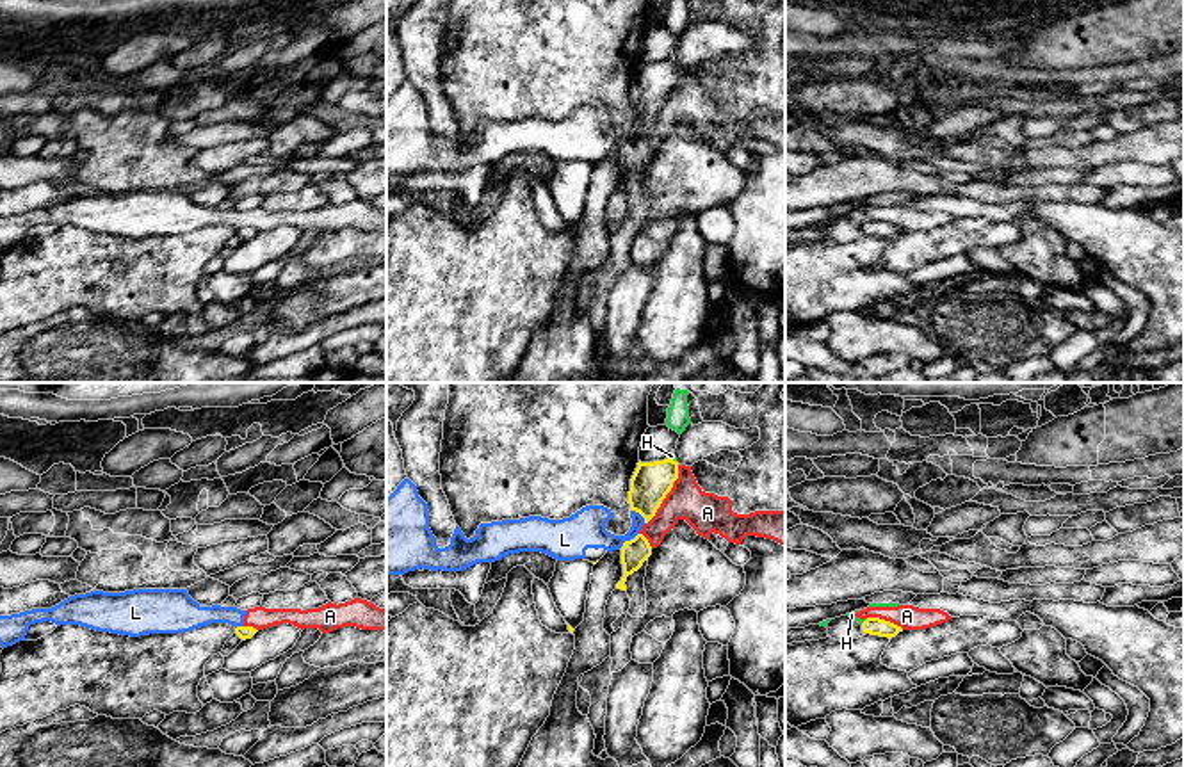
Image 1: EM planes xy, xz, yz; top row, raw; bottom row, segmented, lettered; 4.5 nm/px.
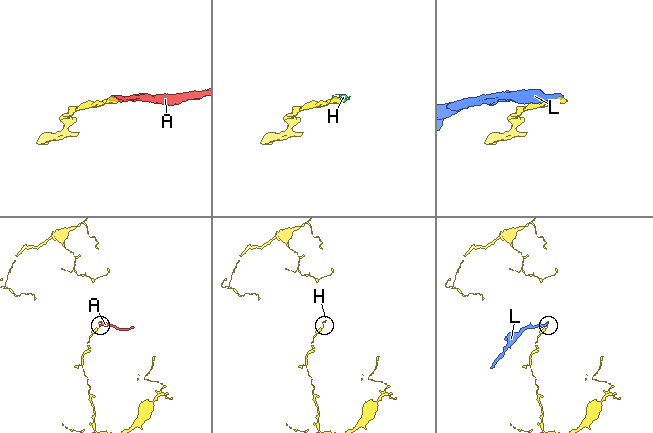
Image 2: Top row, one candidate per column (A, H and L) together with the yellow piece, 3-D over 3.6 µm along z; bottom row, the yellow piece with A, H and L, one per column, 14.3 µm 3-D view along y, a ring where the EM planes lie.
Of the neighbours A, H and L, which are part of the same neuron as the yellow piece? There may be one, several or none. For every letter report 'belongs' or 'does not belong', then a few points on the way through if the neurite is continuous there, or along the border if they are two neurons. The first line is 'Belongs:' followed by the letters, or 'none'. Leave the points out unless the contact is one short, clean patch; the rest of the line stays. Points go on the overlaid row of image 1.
Belongs: none
A: does not belong; border xz (679, 465), (679, 476), (672, 490), (645, 524)
H: does not belong; border xz (670, 456), (675, 461)
L: does not belong

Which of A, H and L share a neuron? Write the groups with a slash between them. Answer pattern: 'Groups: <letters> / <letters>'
Groups: A H L

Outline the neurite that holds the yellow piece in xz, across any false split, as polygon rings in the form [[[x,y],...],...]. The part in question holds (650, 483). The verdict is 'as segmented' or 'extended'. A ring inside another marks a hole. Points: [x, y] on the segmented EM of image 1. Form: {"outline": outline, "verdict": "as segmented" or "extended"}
{"outline": [[[671,457],[653,463],[637,463],[630,479],[630,511],[639,513],[648,523],[661,507],[673,482],[678,479],[678,463]]], "verdict": "as segmented"}

